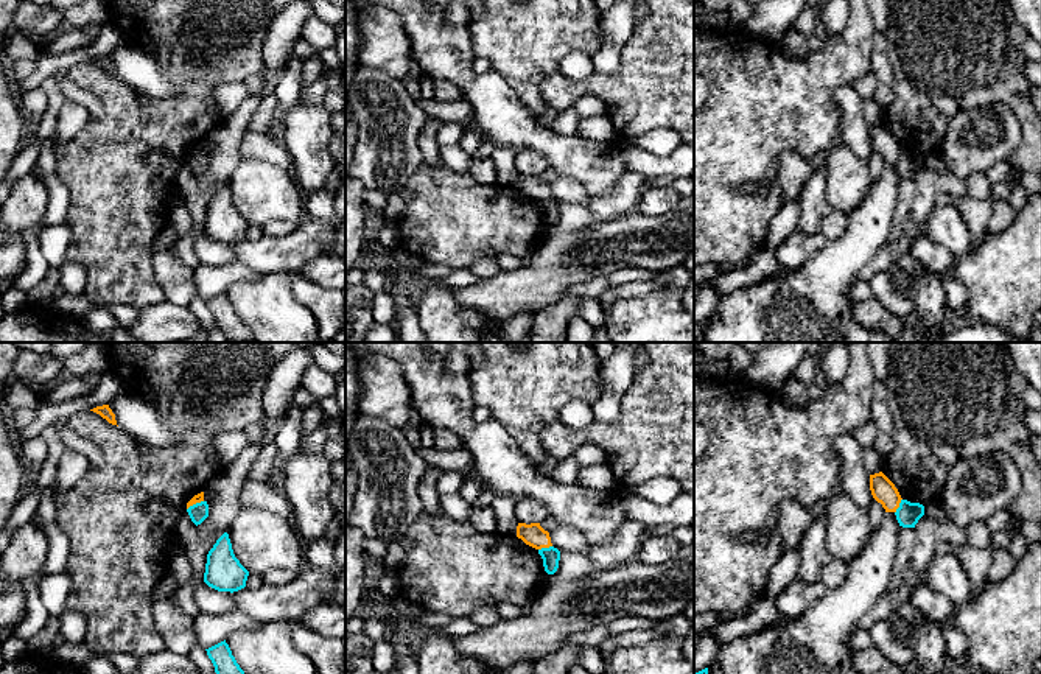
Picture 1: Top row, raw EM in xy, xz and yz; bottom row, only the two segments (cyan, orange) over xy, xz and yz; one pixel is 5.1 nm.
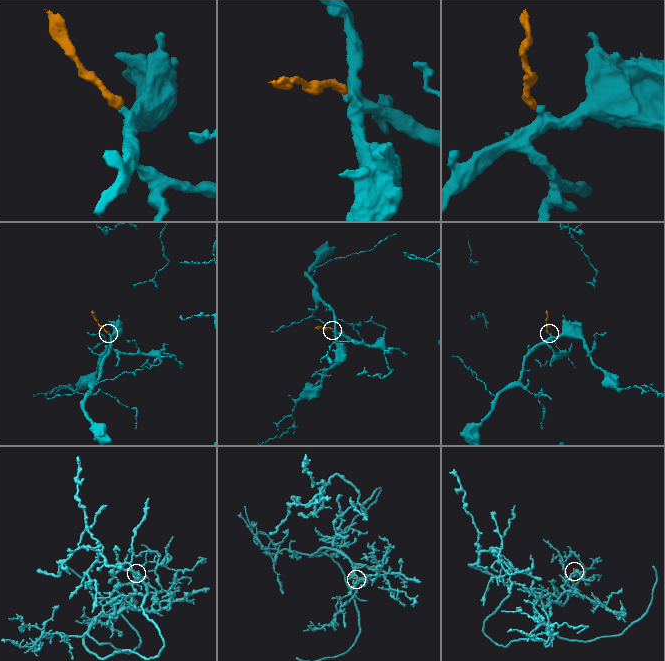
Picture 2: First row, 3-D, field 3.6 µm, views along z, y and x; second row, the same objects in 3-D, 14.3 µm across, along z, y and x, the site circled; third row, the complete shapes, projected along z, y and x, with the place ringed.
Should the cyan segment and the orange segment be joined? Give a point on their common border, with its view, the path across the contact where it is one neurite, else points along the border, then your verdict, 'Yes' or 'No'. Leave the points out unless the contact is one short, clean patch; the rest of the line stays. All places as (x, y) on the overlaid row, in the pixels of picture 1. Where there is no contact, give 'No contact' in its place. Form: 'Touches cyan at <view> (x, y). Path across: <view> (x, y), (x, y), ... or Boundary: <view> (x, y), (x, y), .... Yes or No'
Touches cyan at xz (545, 548). Boundary: xz (551, 545), (539, 550). No

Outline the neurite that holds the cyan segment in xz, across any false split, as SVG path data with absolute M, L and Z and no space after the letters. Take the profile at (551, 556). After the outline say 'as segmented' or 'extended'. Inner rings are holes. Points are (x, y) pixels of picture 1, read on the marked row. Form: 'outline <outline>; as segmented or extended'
outline M554 546L538 549L543 559L543 567L548 574L554 574L559 568L560 551Z; as segmented

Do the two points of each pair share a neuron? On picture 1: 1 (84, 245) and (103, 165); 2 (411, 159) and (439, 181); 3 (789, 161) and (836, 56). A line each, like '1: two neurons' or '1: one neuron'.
1: one neuron
2: two neurons
3: two neurons

